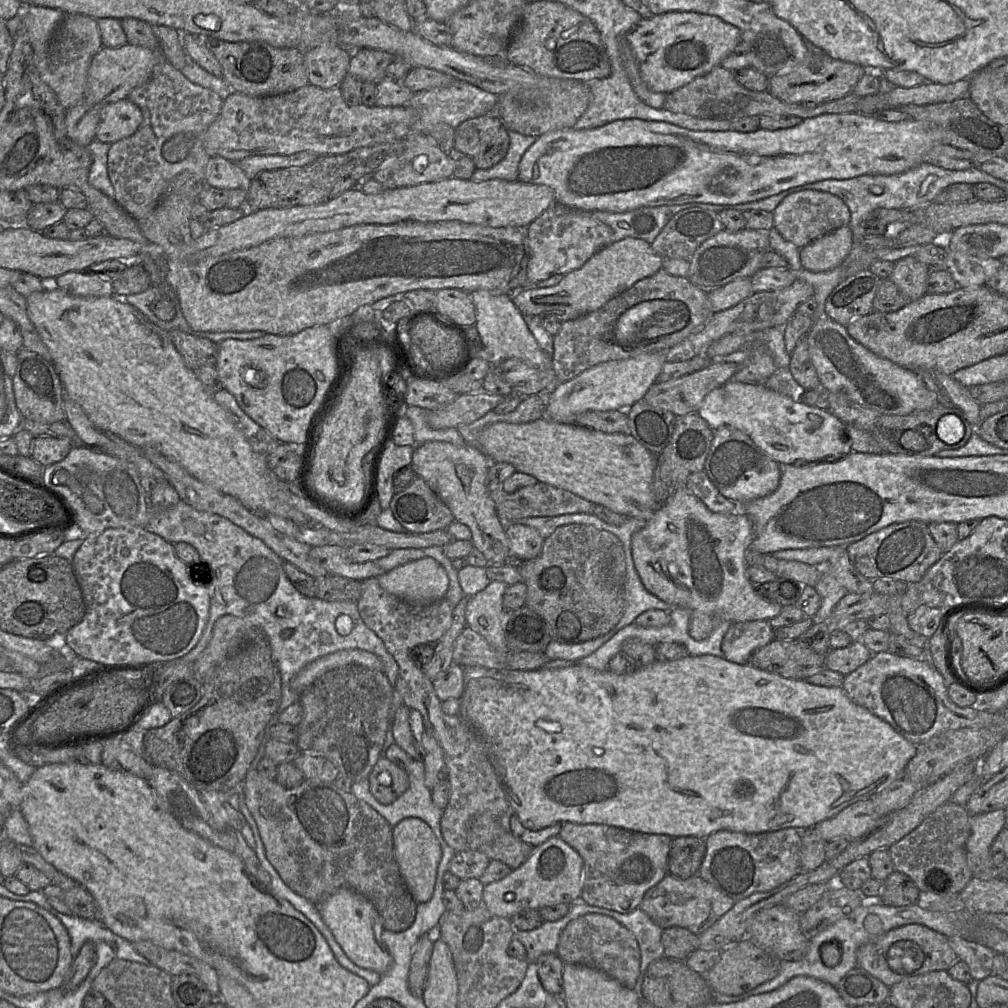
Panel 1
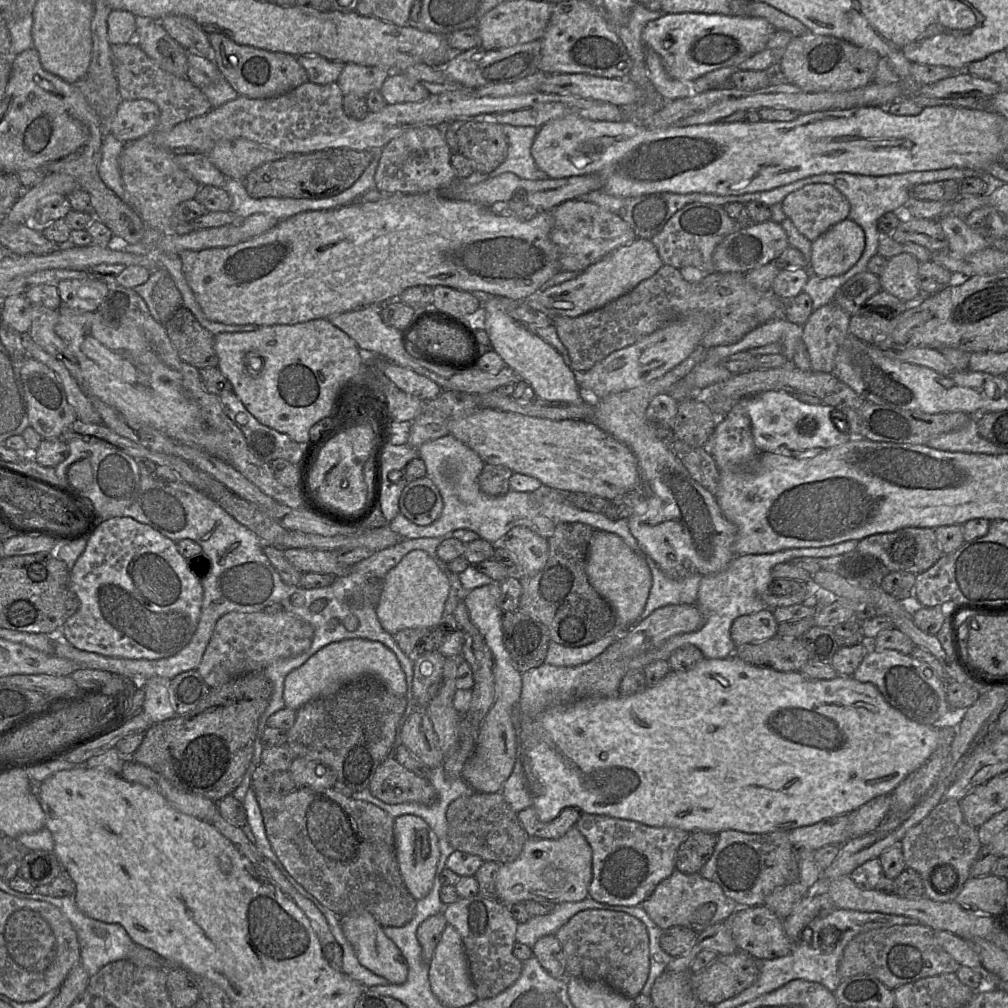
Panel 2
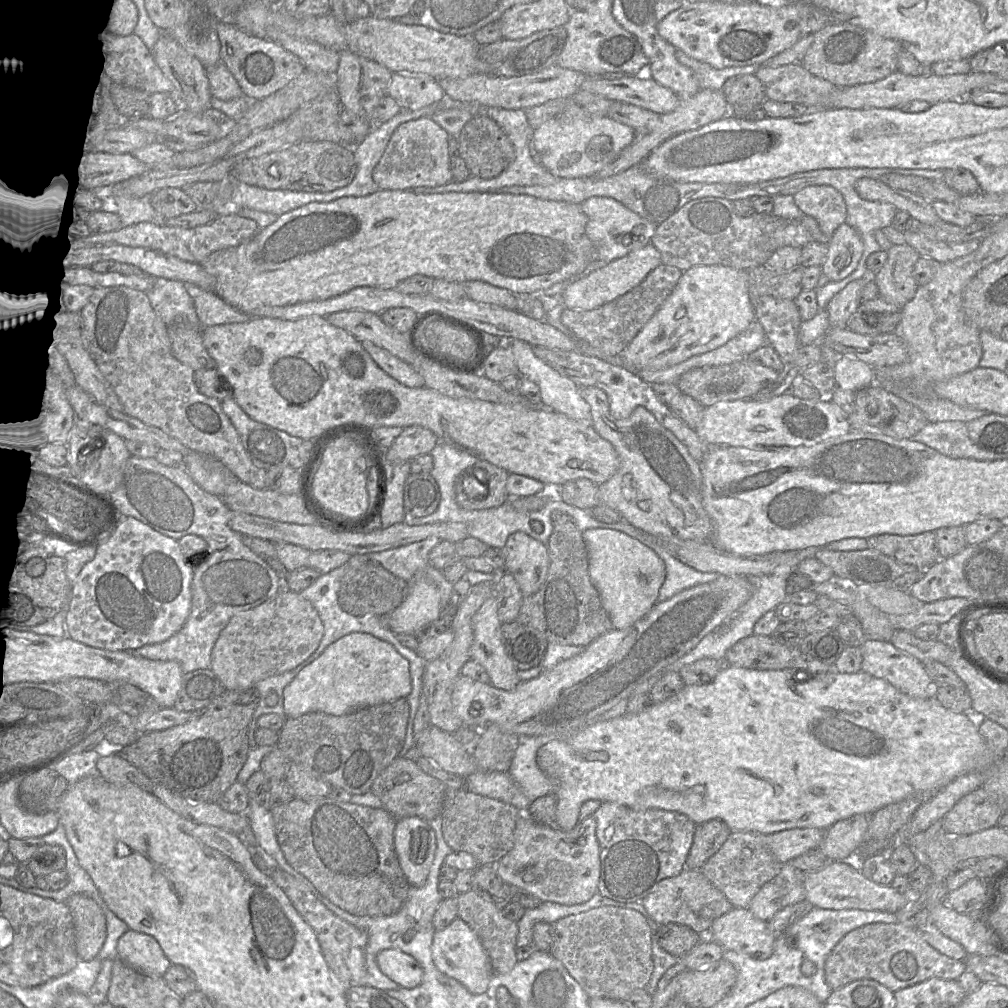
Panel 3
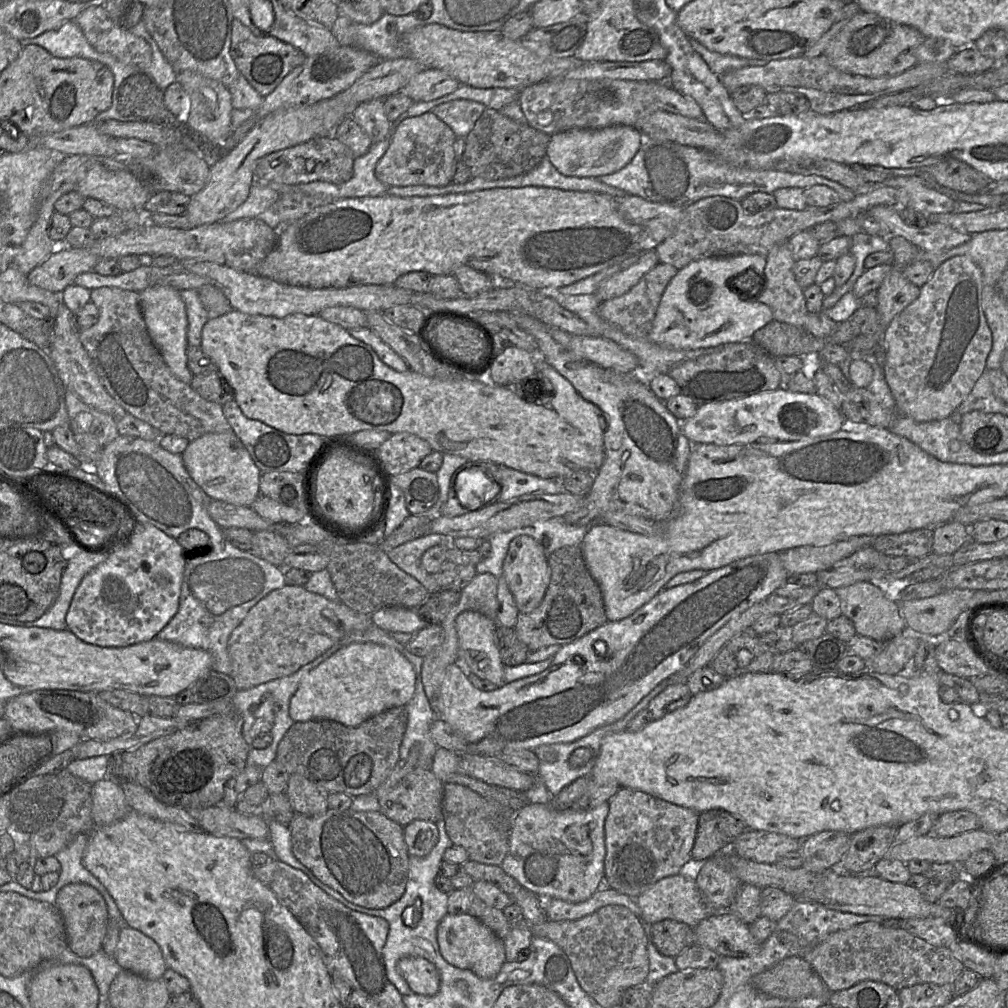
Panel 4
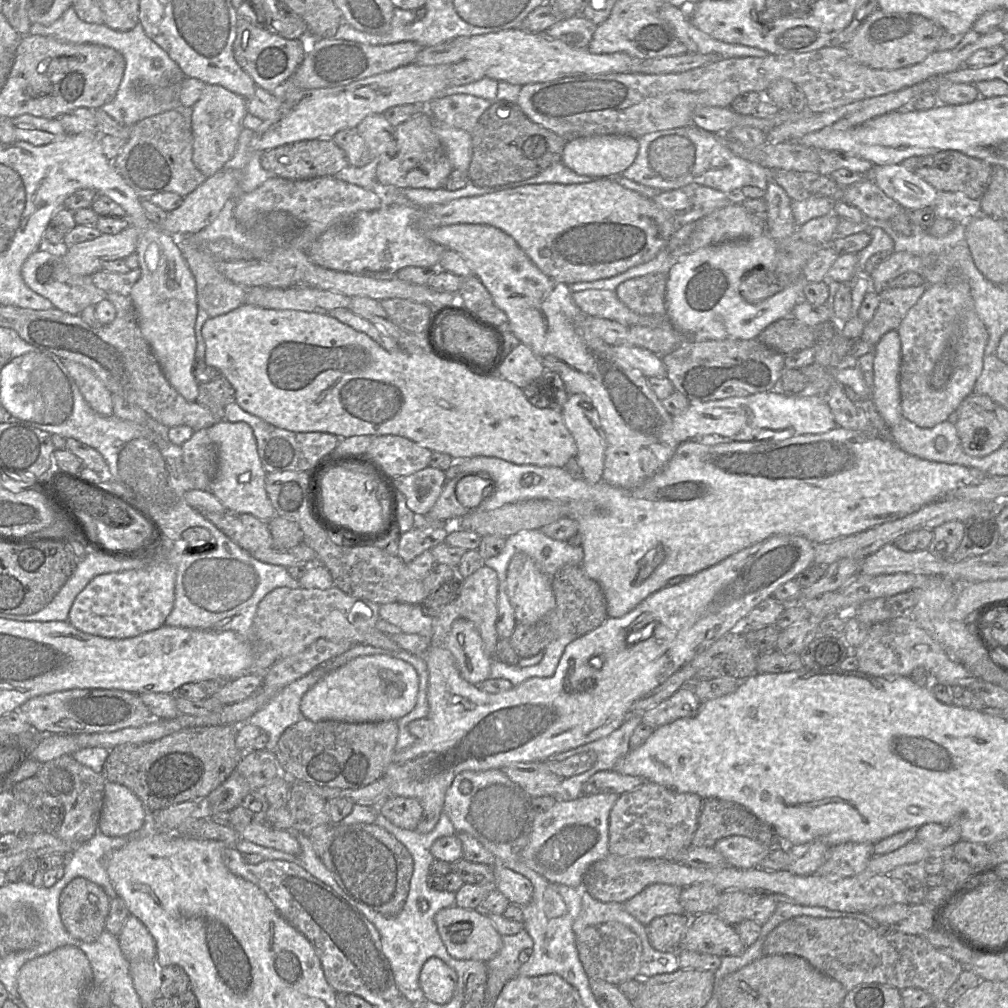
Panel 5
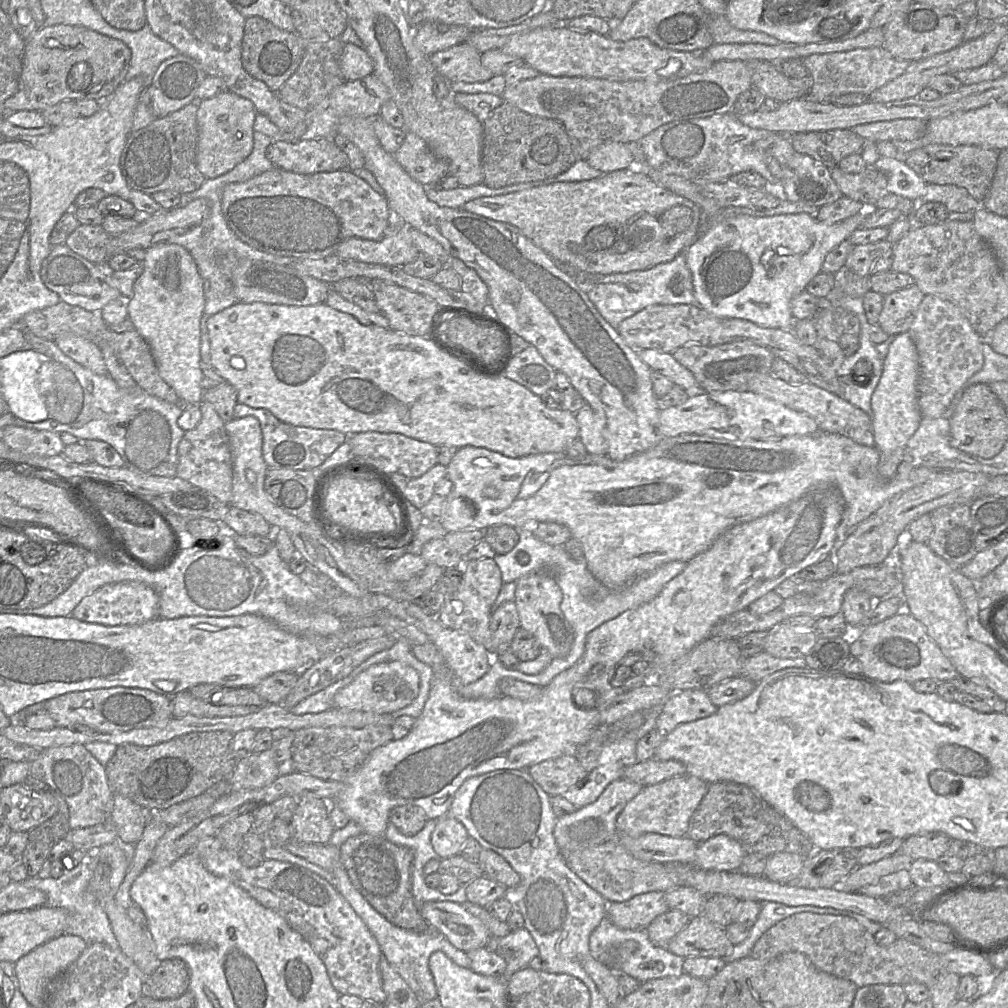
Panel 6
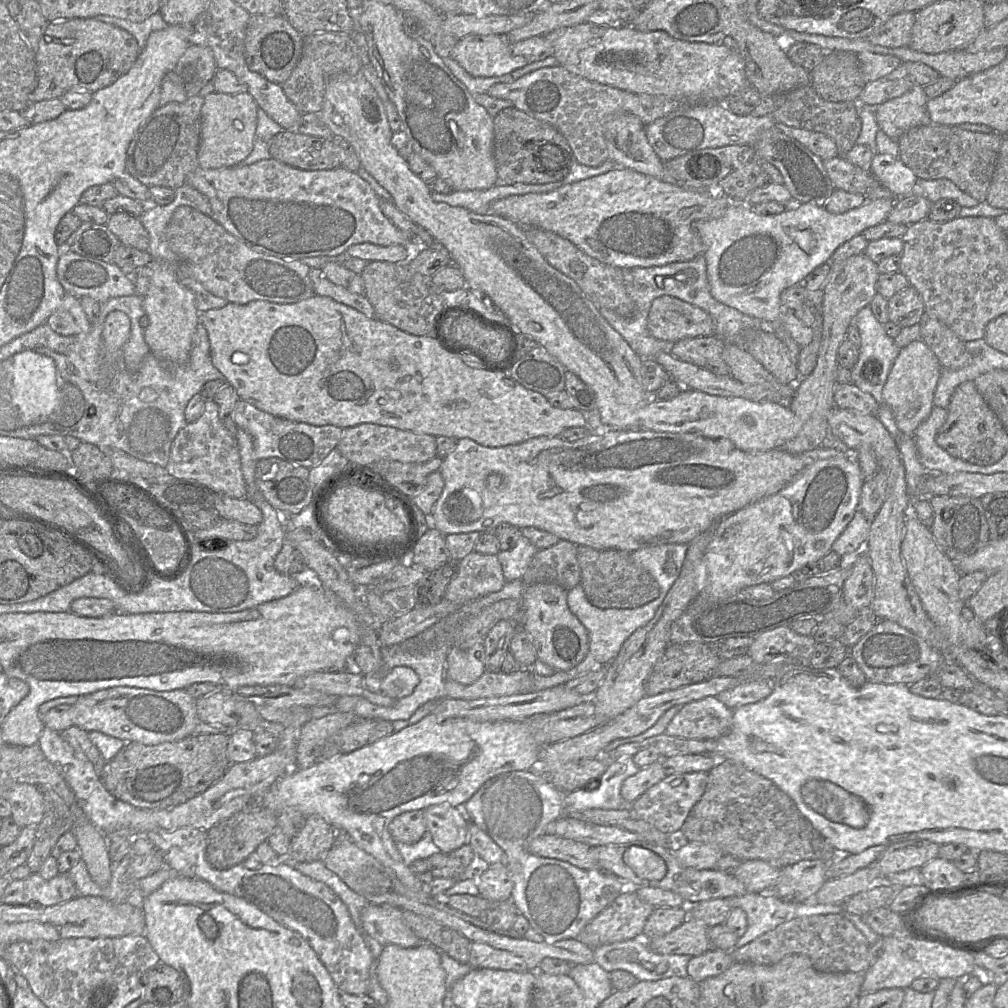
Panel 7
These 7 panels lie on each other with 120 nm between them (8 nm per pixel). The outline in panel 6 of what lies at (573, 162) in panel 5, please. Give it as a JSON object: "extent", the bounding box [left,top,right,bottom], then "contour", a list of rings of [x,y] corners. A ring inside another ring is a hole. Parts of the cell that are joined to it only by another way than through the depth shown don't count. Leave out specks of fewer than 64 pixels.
{"extent":[586,142,634,173],"contour":[[[609,142],[594,148],[586,159],[587,163],[602,173],[630,168],[634,156],[628,143]]]}

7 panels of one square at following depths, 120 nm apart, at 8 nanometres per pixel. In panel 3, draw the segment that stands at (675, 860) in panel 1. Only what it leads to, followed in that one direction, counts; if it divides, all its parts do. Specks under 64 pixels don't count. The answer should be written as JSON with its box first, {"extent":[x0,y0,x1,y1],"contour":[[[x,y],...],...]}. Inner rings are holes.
{"extent":[685,819,730,870],"contour":[[[711,819],[697,824],[685,867],[690,870],[700,870],[704,863],[718,851],[730,833],[728,825],[720,819]]]}

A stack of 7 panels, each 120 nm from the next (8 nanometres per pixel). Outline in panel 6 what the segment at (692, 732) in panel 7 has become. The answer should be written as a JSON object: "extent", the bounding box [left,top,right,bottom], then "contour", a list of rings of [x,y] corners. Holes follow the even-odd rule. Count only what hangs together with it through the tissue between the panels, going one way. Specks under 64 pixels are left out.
{"extent":[656,689,717,735],"contour":[[[688,689],[673,692],[663,703],[656,729],[666,735],[679,725],[708,717],[717,711],[707,690]]]}

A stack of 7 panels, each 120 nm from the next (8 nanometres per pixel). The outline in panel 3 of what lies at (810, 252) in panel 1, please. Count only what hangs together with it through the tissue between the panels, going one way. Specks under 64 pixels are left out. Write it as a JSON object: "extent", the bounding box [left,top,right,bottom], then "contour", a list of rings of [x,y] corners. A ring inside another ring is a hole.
{"extent":[821,223,864,282],"contour":[[[846,223],[835,230],[827,244],[828,252],[821,270],[830,281],[838,282],[856,270],[864,245],[857,232]]]}

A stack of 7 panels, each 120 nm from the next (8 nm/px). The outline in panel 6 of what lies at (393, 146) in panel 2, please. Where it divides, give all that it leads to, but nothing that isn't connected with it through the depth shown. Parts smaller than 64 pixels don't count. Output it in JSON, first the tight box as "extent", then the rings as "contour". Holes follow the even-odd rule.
{"extent":[393,131,448,187],"contour":[[[410,131],[405,132],[403,143],[393,156],[415,181],[425,187],[433,186],[448,174],[447,165],[433,154],[422,138]]]}

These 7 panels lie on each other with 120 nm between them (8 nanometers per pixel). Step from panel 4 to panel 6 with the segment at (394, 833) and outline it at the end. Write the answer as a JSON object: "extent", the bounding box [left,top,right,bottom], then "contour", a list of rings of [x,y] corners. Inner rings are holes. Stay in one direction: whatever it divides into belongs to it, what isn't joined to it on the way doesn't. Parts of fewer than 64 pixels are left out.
{"extent":[340,832,438,933],"contour":[[[365,832],[348,838],[340,846],[340,863],[355,889],[393,925],[419,933],[438,932],[419,912],[412,895],[414,853],[382,835]]]}

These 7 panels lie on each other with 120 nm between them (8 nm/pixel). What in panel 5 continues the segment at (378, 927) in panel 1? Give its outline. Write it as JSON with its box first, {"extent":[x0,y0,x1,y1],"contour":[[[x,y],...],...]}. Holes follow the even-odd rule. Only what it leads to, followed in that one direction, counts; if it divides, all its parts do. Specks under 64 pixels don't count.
{"extent":[419,957,456,1003],"contour":[[[431,957],[424,963],[419,984],[428,1001],[448,1003],[454,995],[456,983],[456,972],[441,959]]]}

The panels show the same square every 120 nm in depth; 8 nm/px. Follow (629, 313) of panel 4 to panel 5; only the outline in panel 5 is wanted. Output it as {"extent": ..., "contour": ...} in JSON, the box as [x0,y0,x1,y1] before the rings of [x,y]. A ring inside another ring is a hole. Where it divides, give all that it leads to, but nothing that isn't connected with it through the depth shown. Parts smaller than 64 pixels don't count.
{"extent":[615,273,668,315],"contour":[[[651,273],[621,283],[615,290],[619,300],[638,315],[666,315],[668,275]]]}

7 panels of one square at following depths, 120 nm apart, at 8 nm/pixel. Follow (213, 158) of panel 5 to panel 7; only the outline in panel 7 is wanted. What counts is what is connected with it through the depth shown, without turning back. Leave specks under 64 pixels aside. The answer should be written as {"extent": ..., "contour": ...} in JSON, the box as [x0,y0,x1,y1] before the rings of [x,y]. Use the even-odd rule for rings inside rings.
{"extent":[198,92,258,169],"contour":[[[212,92],[204,97],[201,110],[201,137],[198,164],[203,169],[239,165],[253,150],[256,139],[258,105],[248,93]]]}

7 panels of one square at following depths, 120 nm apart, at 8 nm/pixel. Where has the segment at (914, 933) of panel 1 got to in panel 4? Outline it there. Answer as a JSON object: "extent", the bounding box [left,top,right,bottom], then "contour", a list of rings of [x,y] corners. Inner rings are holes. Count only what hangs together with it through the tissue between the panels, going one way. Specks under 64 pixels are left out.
{"extent":[797,922,965,992],"contour":[[[876,922],[836,931],[819,943],[797,938],[798,957],[809,962],[830,992],[862,981],[882,982],[897,991],[922,983],[953,984],[965,969],[949,948],[931,945],[902,928],[887,928]]]}

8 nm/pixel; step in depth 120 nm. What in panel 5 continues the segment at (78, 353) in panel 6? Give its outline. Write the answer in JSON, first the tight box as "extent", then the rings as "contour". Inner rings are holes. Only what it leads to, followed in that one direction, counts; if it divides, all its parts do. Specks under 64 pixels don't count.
{"extent":[62,360,113,416],"contour":[[[62,360],[88,405],[104,416],[113,415],[111,392],[87,367],[77,362]]]}

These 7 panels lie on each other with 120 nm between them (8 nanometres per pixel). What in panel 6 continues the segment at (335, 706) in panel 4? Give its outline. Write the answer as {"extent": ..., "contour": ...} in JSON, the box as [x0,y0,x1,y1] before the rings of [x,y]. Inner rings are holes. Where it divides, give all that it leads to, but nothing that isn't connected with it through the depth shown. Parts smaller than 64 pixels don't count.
{"extent":[333,661,419,714],"contour":[[[399,661],[374,664],[361,672],[350,684],[340,689],[333,708],[389,714],[409,705],[418,695],[419,674],[411,666]]]}

